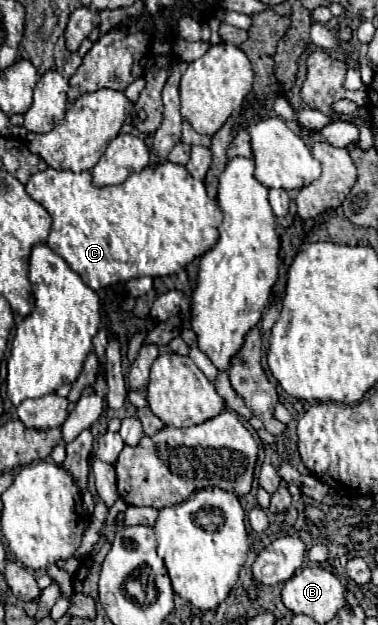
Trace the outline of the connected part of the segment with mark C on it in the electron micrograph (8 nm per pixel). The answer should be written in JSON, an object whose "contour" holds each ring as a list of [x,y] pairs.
{"contour":[[[173,162],[147,166],[145,170],[131,174],[123,184],[105,188],[93,186],[89,172],[75,174],[71,170],[47,168],[33,174],[27,180],[25,190],[53,218],[47,246],[55,250],[55,254],[59,254],[95,292],[115,282],[127,282],[141,276],[171,276],[181,272],[187,264],[215,246],[219,238],[219,224],[223,220],[217,202],[207,196],[203,182],[189,178],[189,172]]]}

